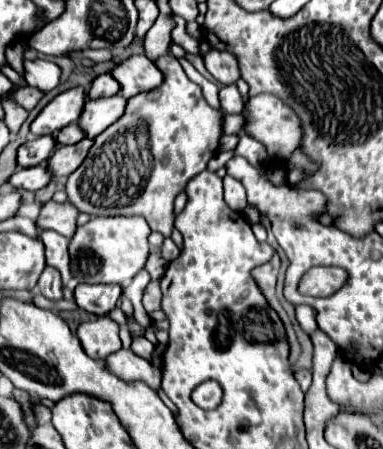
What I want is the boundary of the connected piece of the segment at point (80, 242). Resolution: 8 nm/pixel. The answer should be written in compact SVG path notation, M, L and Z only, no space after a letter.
M142 216L92 218L88 224L80 226L70 240L72 276L86 284L122 284L122 288L126 288L146 264L150 254L148 236L150 226Z

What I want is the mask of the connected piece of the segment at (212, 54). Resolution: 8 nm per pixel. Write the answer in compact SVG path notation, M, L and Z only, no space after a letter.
M210 48L208 54L204 56L206 68L208 72L222 84L236 84L240 78L240 68L238 68L238 60L232 52L226 50L216 50Z

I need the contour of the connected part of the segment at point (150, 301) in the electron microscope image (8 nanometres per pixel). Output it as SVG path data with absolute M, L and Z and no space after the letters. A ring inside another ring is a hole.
M152 280L148 284L148 288L144 290L144 298L142 298L142 304L146 308L146 312L154 312L154 310L160 310L160 300L162 300L162 292L160 292L160 284L156 280Z

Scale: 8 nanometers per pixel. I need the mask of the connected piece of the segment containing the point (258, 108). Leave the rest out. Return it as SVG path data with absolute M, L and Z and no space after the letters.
M258 94L254 98L248 100L248 106L244 108L244 116L246 116L246 126L244 126L244 132L252 134L256 140L260 140L266 150L268 150L268 156L270 158L276 158L276 160L286 160L292 156L294 150L300 148L300 142L302 142L302 120L300 116L290 108L286 106L278 96L274 94Z

